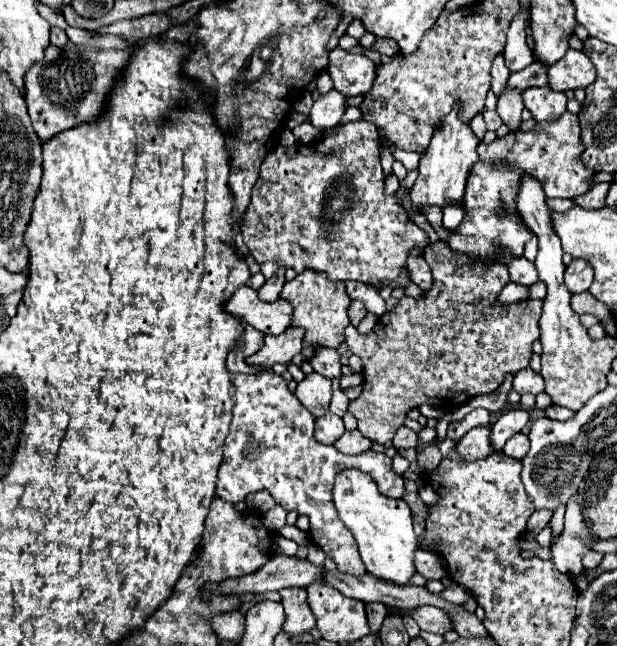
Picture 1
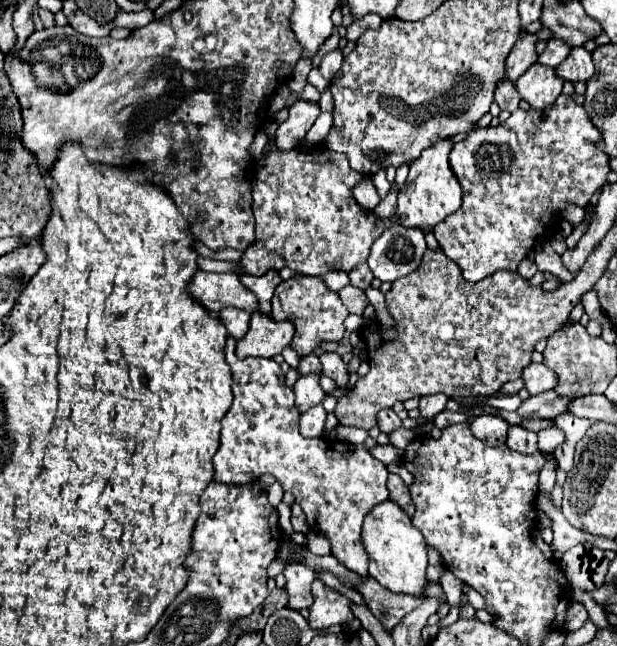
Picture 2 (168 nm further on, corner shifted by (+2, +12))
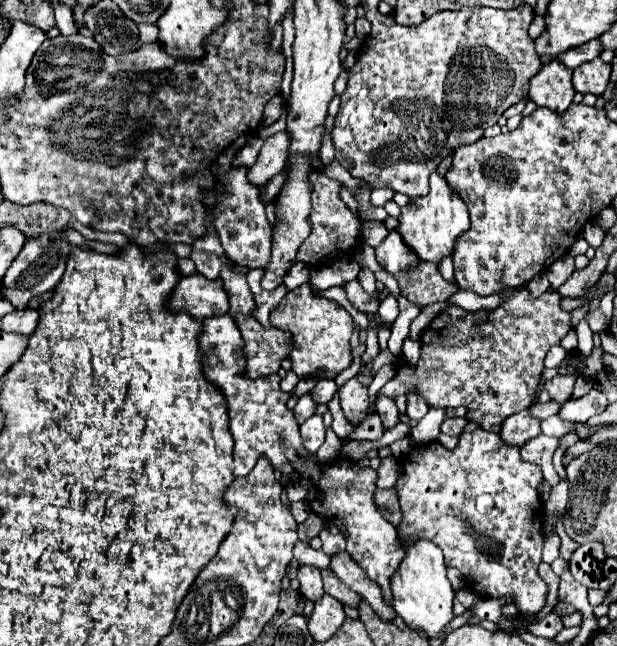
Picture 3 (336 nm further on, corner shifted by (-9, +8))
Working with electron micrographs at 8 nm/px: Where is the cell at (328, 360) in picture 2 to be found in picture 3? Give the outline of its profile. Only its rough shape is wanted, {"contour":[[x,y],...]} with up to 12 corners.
{"contour":[[356,378],[340,388],[346,420],[358,426],[368,412],[368,390]]}

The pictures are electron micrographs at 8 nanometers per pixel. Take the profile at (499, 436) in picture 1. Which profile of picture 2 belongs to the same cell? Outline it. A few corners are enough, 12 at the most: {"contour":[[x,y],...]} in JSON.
{"contour":[[555,390],[529,396],[515,410],[521,418],[555,418],[569,396]]}

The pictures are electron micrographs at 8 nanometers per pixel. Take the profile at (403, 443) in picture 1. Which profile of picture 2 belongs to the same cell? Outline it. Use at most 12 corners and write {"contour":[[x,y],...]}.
{"contour":[[381,410],[377,424],[391,434],[401,428],[401,418],[393,410]]}

